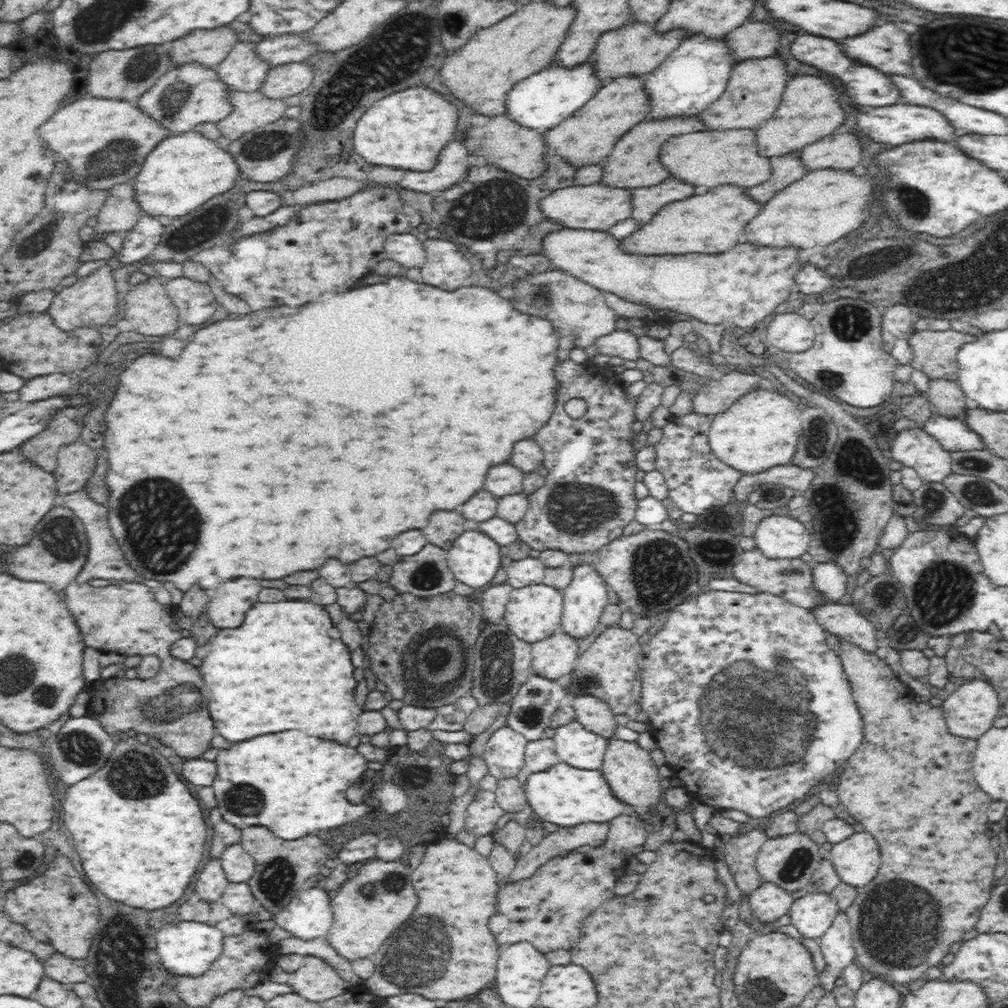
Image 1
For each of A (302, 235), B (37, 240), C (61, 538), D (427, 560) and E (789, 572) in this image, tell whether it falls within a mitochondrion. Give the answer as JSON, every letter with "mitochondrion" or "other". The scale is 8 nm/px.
{"A":"mitochondrion","B":"mitochondrion","C":"mitochondrion","D":"mitochondrion","E":"mitochondrion"}

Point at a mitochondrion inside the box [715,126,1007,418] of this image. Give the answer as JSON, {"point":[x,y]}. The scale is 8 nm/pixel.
{"point":[966,278]}

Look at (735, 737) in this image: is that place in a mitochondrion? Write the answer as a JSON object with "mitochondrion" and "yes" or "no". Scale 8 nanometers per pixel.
{"mitochondrion":"yes"}

